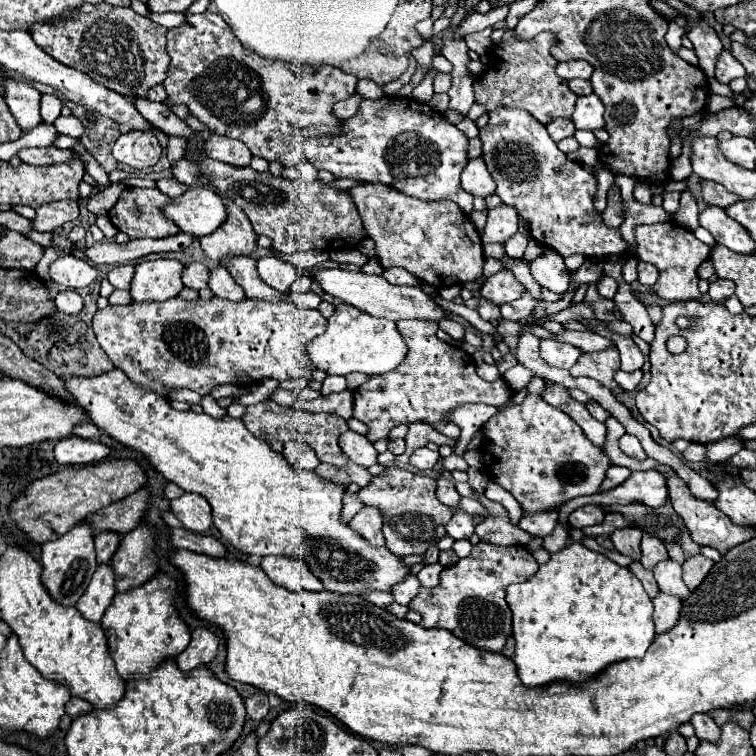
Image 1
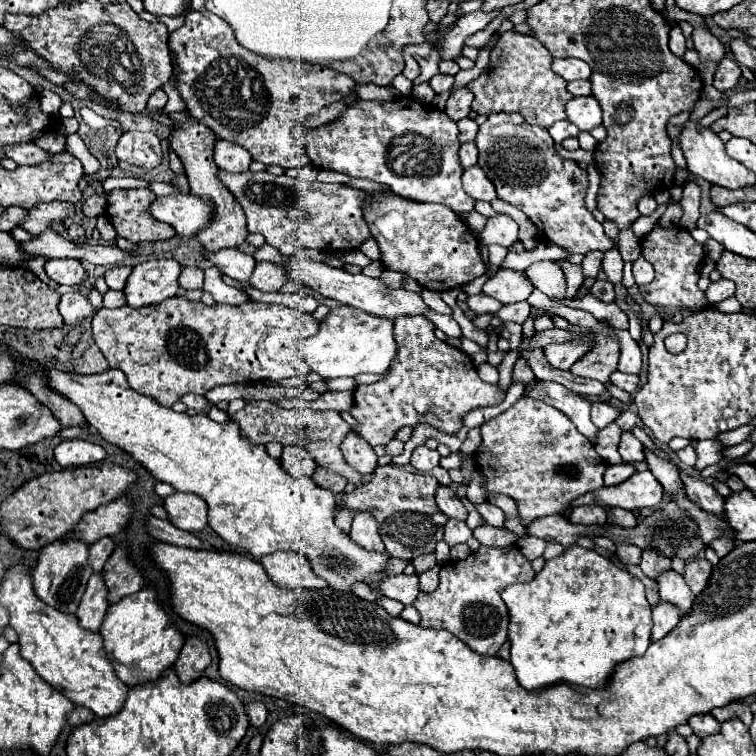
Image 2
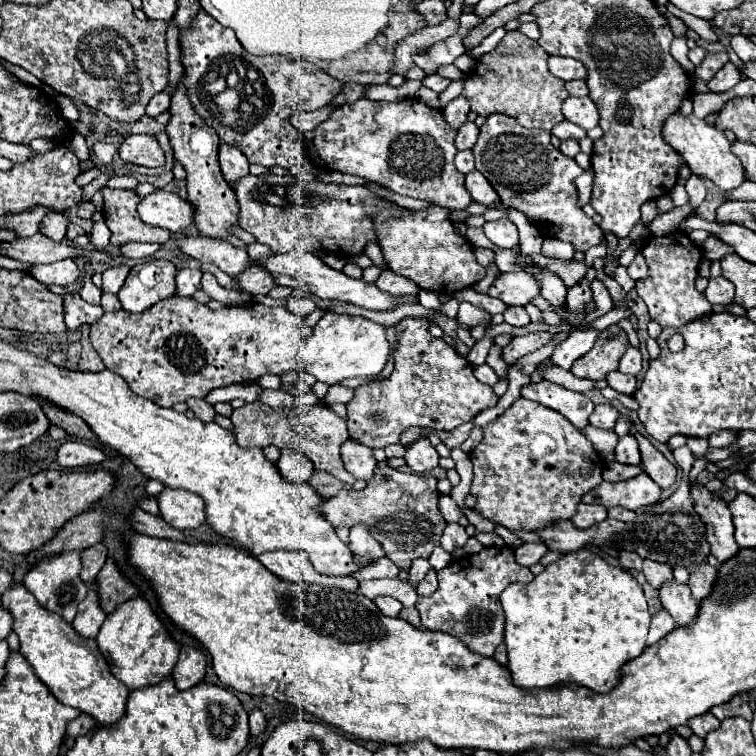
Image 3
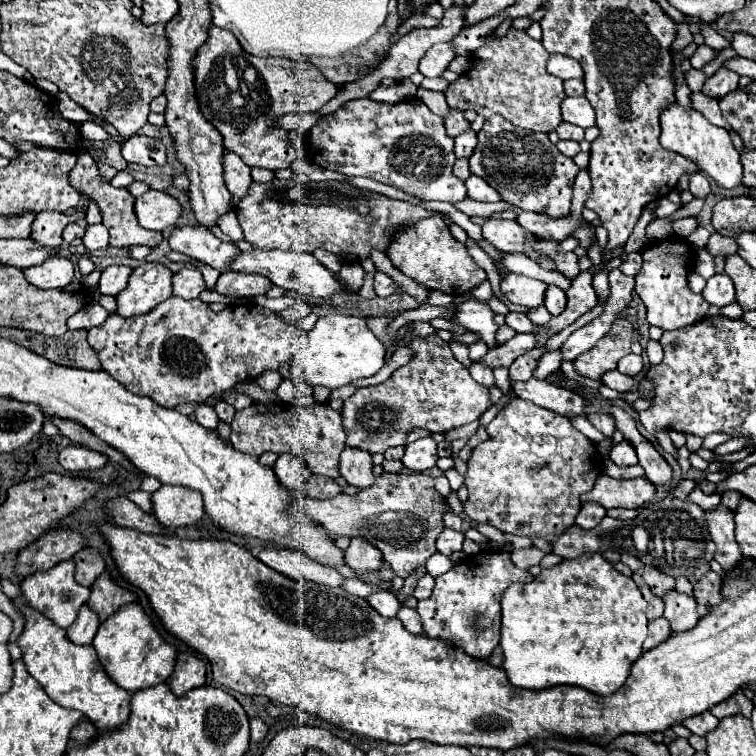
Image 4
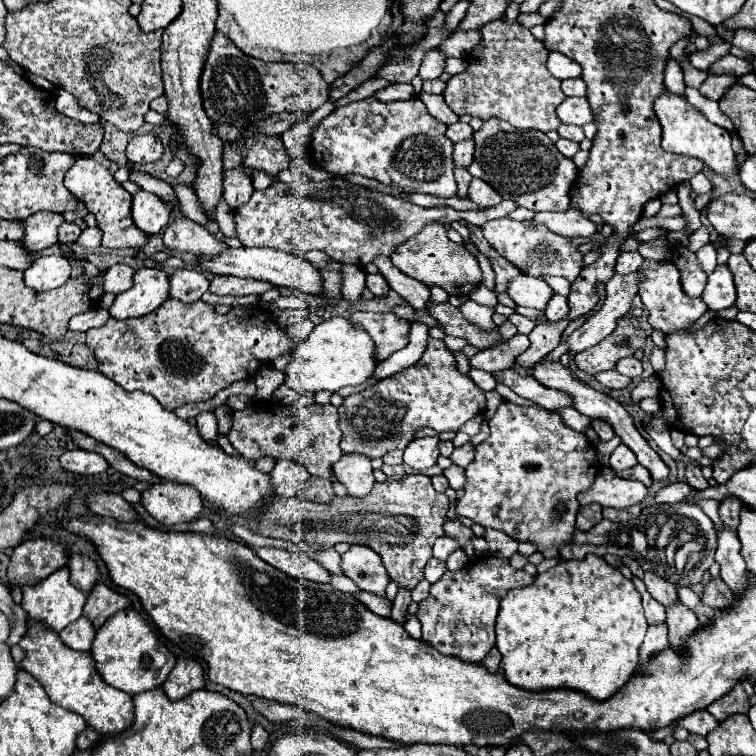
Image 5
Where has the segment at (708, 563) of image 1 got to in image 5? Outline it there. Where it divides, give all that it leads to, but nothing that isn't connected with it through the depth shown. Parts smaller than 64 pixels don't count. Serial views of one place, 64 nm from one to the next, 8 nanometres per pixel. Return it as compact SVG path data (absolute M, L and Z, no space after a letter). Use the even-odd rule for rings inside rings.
M716 576L708 584L704 584L702 594L700 594L700 602L712 606L714 610L728 608L732 604L732 598L734 598L732 590L724 584L724 580L720 576Z

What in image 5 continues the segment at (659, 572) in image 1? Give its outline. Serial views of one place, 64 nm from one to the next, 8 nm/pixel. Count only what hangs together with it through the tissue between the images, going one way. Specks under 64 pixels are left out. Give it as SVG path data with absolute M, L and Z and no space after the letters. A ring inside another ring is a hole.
M676 600L676 604L666 608L666 624L670 630L670 646L676 650L680 650L684 644L684 638L690 636L700 626L696 612L692 612L680 600Z

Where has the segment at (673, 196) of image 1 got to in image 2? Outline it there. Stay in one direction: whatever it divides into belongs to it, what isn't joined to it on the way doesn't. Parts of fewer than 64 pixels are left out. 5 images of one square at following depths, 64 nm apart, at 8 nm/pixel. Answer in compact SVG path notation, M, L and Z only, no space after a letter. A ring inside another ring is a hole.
M668 202L664 214L660 216L658 224L642 236L642 256L654 266L656 277L650 284L640 286L640 292L646 302L652 302L658 306L658 312L662 318L672 318L674 322L682 322L682 308L704 308L708 306L708 300L704 292L698 288L698 268L704 260L706 252L700 242L696 242L690 232L684 232L684 228L662 228L662 226L678 226L682 218L682 210L678 202Z

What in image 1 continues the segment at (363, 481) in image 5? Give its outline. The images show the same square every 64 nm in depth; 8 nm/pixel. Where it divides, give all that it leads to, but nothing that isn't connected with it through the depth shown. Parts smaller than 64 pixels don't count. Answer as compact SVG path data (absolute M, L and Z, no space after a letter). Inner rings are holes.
M346 430L344 434L340 434L340 448L352 462L364 468L370 468L372 464L376 464L376 450L372 442L368 442L366 436L354 430Z

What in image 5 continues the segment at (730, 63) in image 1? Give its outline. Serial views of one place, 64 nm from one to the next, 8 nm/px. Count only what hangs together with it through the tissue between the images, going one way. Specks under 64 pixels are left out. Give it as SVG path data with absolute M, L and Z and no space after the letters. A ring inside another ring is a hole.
M710 74L704 80L704 84L700 86L700 94L710 100L720 100L724 96L724 92L728 92L728 88L736 82L738 82L738 78L734 78L732 74Z

